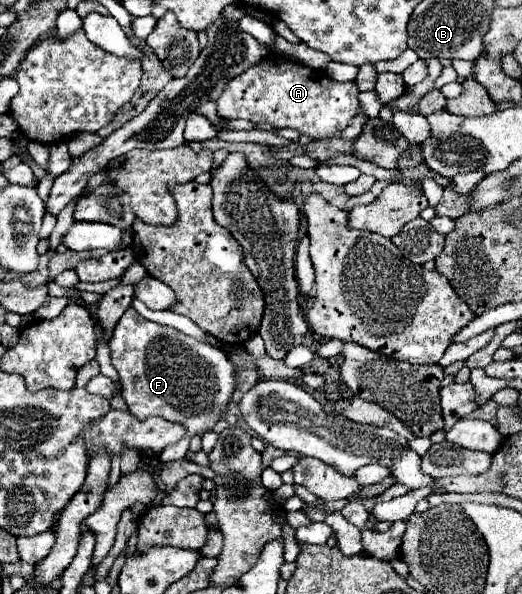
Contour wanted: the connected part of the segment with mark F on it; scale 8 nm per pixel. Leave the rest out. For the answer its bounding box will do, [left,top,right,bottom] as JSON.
[109,307,235,459]

